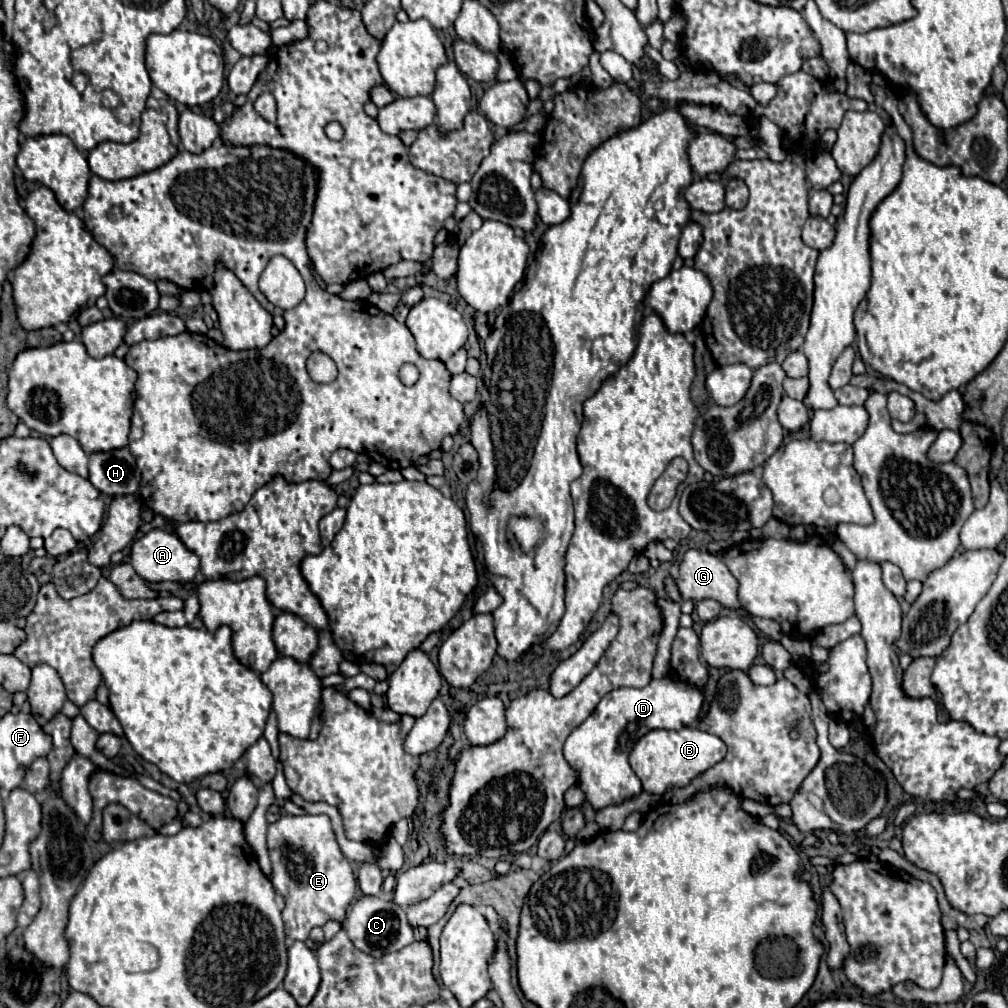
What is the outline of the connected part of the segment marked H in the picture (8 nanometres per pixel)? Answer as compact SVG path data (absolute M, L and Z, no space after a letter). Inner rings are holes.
M128 448L90 454L88 480L104 494L138 494L140 470Z

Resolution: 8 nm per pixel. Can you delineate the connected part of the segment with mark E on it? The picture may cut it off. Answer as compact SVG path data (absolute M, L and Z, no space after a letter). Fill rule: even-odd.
M326 814L280 816L274 824L268 824L266 836L272 860L272 884L286 898L282 912L286 936L306 940L314 926L324 926L328 920L342 922L346 906L356 896L356 876L336 842L330 818Z

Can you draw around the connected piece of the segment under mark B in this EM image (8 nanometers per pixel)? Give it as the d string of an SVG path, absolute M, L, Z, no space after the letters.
M684 726L680 730L650 730L642 736L630 752L630 766L642 782L642 790L648 794L662 796L668 788L684 786L700 772L726 756L726 744L708 732Z

